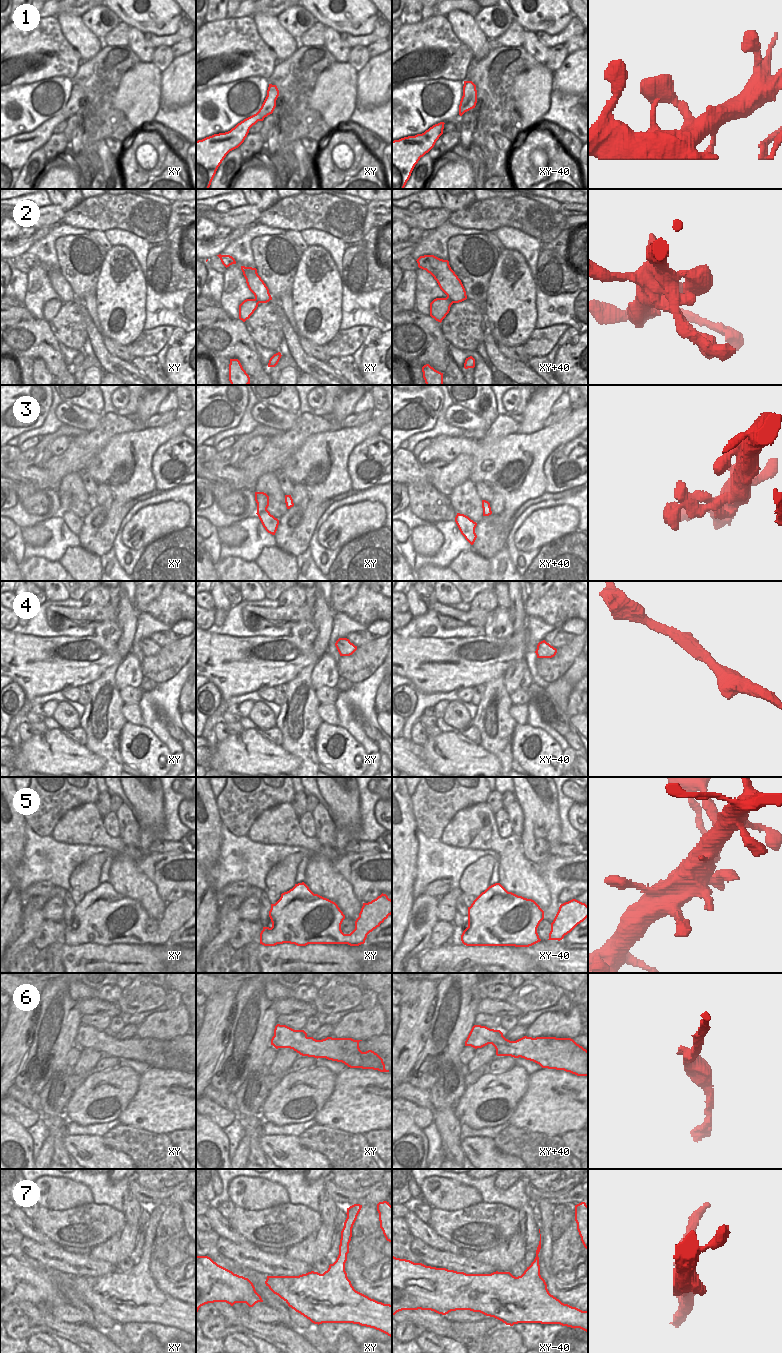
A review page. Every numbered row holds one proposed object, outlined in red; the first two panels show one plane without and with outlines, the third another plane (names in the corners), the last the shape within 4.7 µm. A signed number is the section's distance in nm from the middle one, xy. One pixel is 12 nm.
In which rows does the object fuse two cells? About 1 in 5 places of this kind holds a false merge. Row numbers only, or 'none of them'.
none of them

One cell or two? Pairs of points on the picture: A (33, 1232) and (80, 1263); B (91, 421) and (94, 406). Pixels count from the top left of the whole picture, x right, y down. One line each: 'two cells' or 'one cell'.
A: two cells
B: two cells

